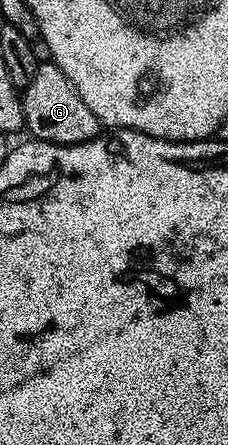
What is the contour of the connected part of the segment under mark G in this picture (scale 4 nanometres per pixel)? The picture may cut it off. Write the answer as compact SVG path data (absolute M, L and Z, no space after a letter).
M44 61L37 68L37 76L22 91L23 121L25 130L32 139L40 142L52 142L58 146L76 146L98 138L101 124L97 116L85 104L82 96L75 91L75 85L65 76L65 72L54 62Z

